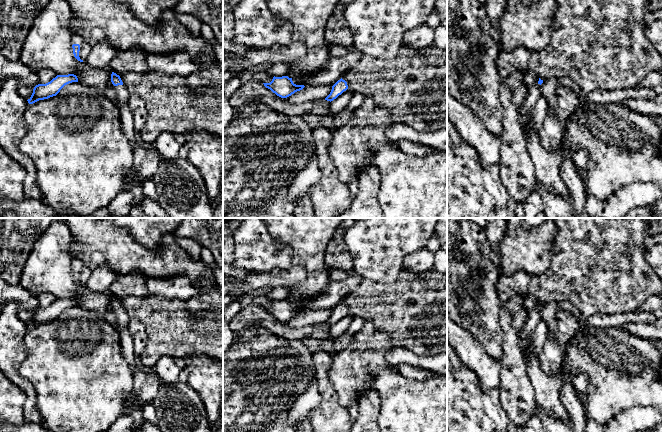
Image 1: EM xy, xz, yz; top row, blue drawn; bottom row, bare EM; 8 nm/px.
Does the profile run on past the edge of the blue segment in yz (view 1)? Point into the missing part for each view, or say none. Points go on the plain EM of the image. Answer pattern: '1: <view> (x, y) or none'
1: none

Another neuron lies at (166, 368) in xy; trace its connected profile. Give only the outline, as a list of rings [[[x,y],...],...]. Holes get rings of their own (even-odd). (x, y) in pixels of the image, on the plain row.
[[[162,357],[157,361],[153,368],[162,382],[171,384],[178,381],[180,369],[177,366],[174,357]]]

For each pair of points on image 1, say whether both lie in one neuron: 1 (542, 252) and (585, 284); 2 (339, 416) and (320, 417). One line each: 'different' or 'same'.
1: different
2: same

